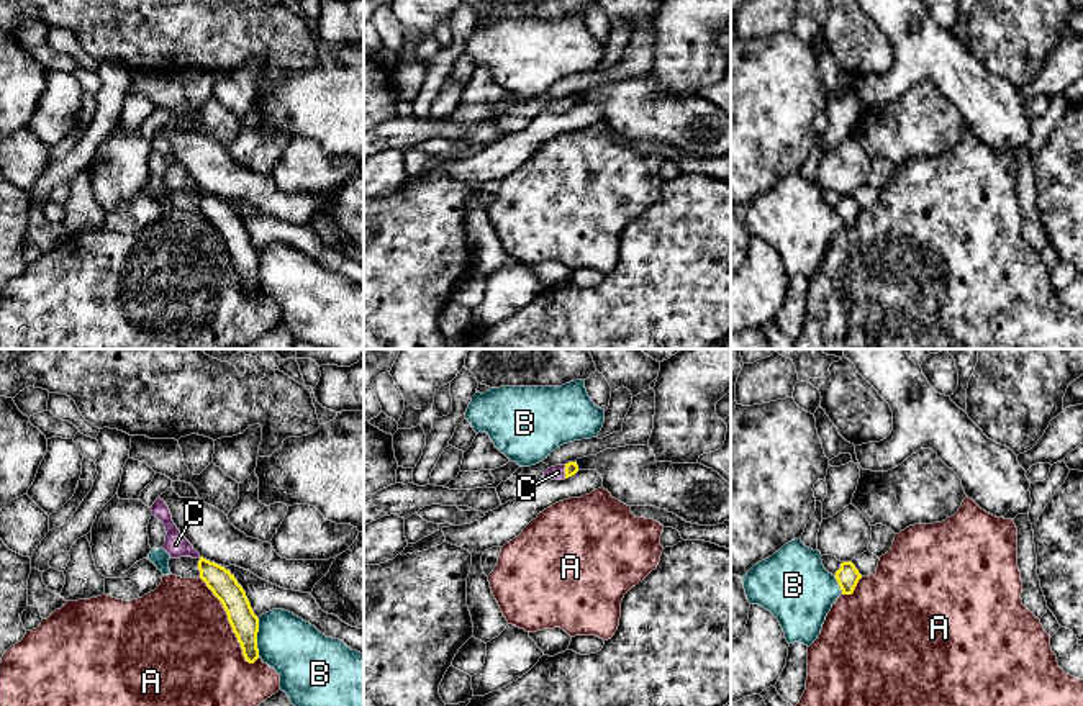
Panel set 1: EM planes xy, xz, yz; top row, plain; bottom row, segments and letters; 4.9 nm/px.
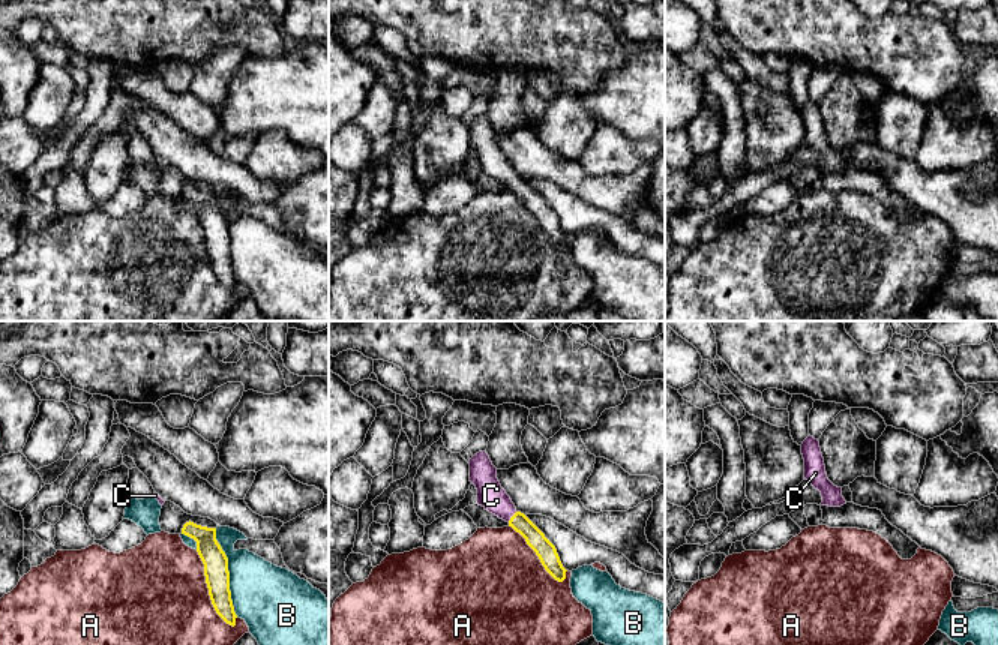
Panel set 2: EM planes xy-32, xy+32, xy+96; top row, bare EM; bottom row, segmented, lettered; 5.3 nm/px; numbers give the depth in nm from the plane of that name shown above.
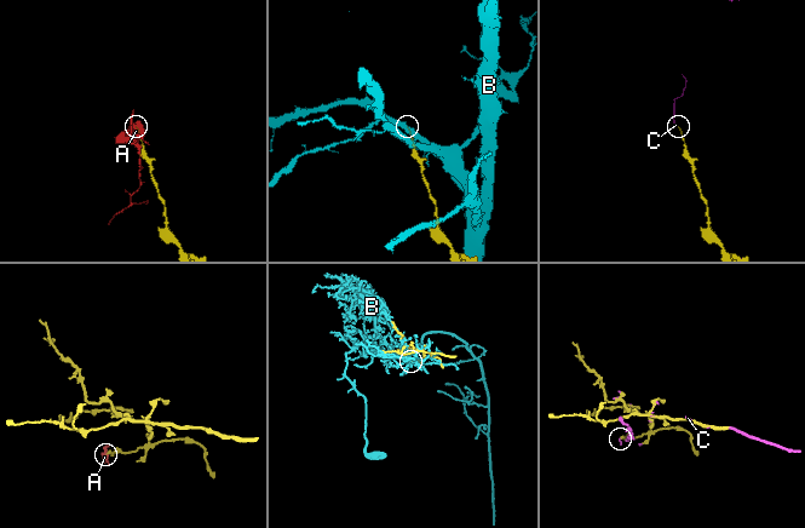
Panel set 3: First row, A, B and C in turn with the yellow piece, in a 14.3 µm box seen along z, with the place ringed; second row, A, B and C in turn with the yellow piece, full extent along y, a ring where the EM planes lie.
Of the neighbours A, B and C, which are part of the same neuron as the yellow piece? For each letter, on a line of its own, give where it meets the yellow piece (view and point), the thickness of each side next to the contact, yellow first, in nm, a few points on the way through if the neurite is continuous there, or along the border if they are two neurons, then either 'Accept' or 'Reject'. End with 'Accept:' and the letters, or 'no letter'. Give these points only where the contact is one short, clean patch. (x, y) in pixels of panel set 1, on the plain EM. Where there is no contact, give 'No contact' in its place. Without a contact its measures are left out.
A: Touches yellow at xy (228, 253). Thickness 140 nm (yellow) against 500 nm. Reject
B: Touches yellow at xy (256, 271). Thickness 140 nm (yellow) against 300 nm. Reject
C: Touches yellow at xz (566, 105). Thickness 60 nm (yellow) against 70 nm. Accept
Accept: C

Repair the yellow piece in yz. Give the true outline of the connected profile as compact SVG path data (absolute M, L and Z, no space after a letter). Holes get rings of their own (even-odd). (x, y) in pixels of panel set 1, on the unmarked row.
M842 195L834 210L842 223L842 228L852 228L859 213L862 211L852 195Z

